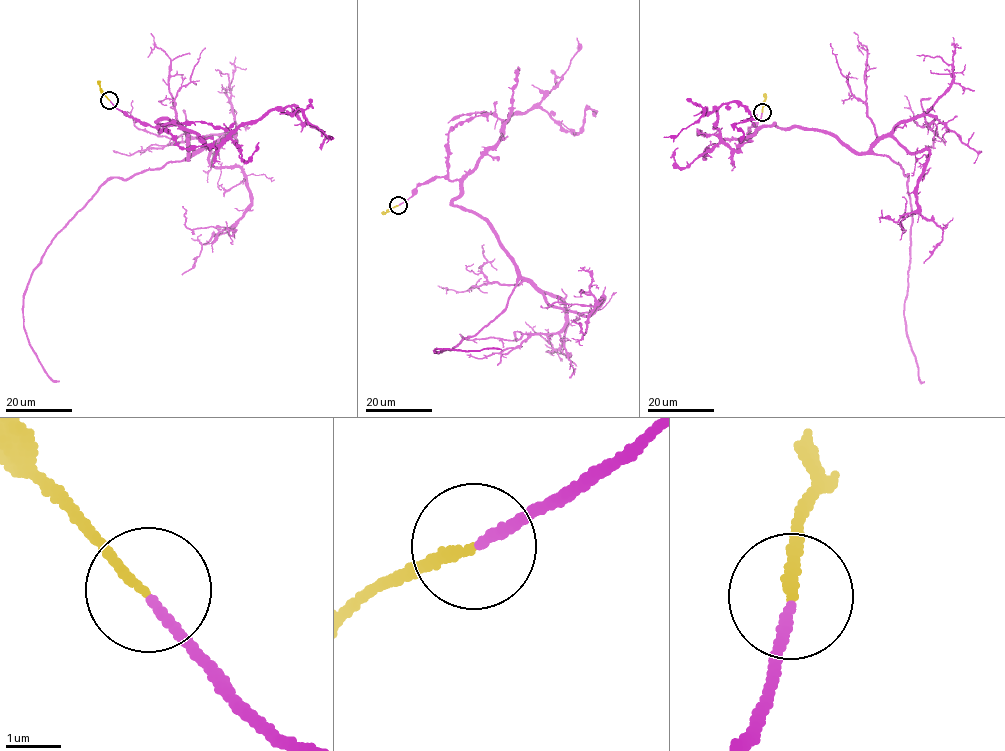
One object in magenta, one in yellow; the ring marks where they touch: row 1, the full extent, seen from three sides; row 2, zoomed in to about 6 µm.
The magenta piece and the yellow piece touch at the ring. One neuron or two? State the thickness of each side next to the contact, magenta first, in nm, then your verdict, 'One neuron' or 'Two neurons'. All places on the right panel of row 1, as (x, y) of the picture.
Thickness 160 nm (magenta) against 150 nm. One neuron

